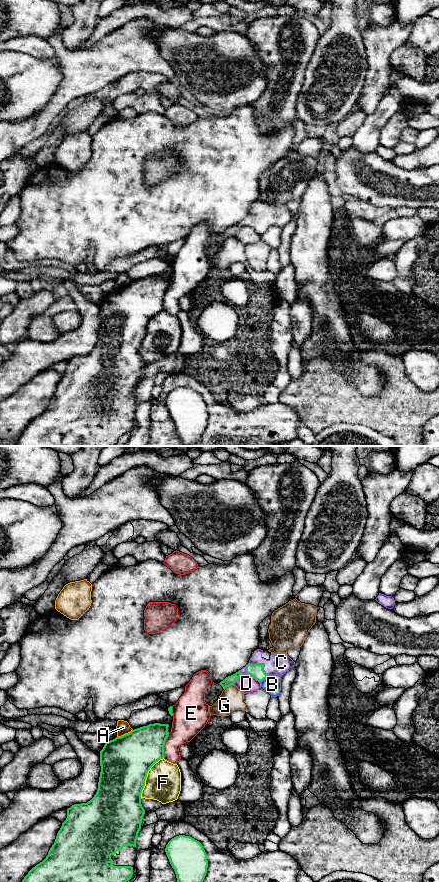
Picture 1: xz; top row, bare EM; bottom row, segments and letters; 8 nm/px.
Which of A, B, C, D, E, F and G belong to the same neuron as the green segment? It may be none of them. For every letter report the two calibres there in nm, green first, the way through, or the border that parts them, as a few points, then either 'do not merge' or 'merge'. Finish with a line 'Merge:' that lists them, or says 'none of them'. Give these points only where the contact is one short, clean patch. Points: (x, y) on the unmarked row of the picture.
A: calibres 400 and 110 nm; do not merge
B: calibres 100 and 140 nm; border xz (269, 227), (261, 234); do not merge
C: calibres 100 and 170 nm; way xz (256, 223), (262, 216), (279, 216); merge
D: calibres 100 and 150 nm; border xz (246, 225), (260, 234); do not merge
E: calibres 340 and 240 nm; do not merge
F: calibres 400 and 280 nm; do not merge
G: calibres 80 and 190 nm; do not merge
Merge: C

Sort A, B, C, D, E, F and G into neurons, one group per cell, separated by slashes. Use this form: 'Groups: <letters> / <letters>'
Groups: A / B / C / D / E / F / G

